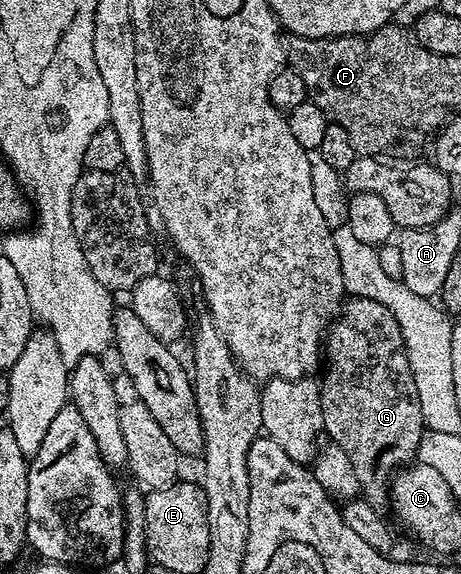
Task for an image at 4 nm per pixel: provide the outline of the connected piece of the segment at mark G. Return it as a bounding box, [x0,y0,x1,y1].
[319,296,425,509]

